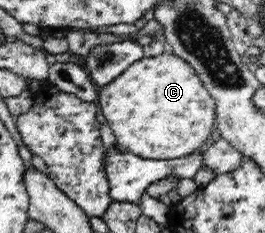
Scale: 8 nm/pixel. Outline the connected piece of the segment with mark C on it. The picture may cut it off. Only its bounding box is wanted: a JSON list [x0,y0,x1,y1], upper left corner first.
[97,54,216,159]

